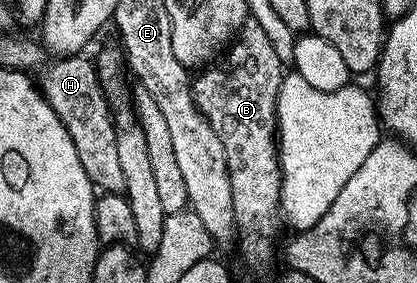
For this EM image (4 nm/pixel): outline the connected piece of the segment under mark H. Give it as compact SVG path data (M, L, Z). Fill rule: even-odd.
M74 53L66 54L64 57L54 58L53 64L42 73L41 79L39 78L39 86L41 94L51 105L51 109L55 109L55 113L59 117L59 121L63 123L67 129L67 133L71 137L71 141L75 141L75 153L79 153L79 165L83 165L83 173L87 173L87 177L93 182L94 188L100 189L105 193L121 193L124 192L125 186L123 185L123 168L119 165L119 145L117 144L117 125L114 116L111 114L111 107L109 111L109 103L105 100L106 88L103 86L101 79L97 76L97 65L92 58L89 59L85 55L73 55Z

